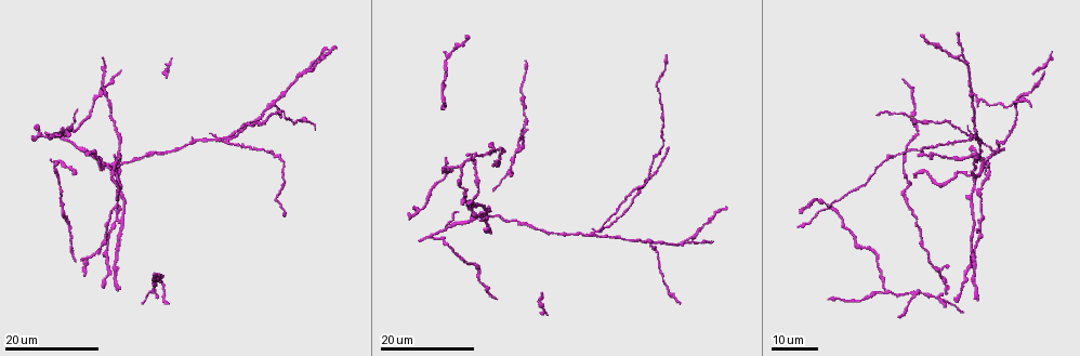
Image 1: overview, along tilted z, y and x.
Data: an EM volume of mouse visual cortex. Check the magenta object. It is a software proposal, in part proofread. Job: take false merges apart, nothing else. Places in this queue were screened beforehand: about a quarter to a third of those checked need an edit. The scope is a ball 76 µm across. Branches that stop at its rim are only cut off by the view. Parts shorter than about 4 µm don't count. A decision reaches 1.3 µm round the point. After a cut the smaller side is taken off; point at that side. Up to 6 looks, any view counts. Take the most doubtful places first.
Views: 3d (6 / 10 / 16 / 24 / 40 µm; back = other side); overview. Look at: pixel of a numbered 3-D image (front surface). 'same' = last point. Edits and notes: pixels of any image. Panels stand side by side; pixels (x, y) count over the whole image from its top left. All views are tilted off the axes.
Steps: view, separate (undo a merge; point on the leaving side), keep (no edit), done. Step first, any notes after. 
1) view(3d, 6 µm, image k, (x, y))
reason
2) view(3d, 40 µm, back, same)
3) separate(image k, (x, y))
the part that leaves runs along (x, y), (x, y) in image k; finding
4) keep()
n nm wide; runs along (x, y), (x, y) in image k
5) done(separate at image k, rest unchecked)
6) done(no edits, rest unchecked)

view(3d, 24 µm, image 1, (995, 151))
a fork

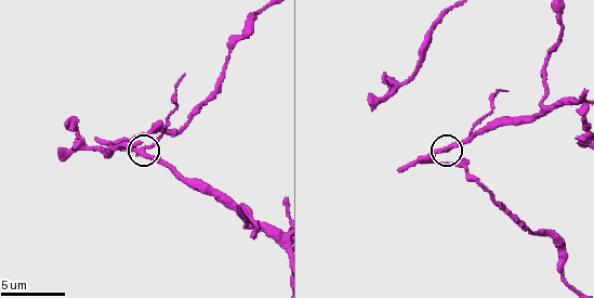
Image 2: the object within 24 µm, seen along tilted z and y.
view(3d, 10 µm, image 2, (141, 149))

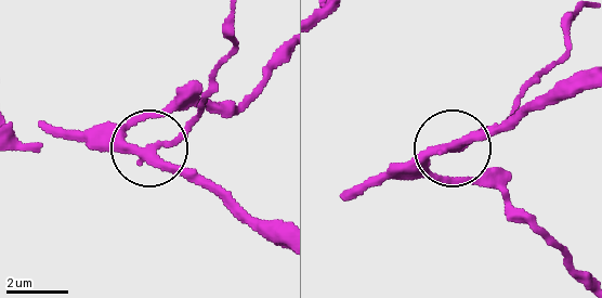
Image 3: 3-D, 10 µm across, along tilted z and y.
view(3d, 10 µm, back, image 3, (152, 146))

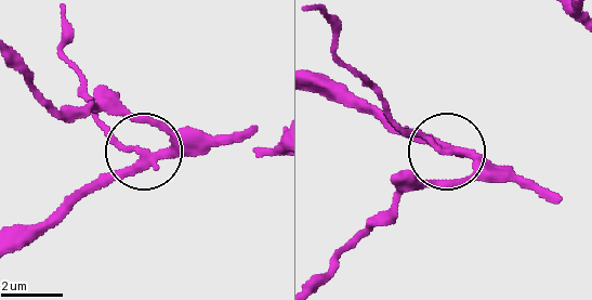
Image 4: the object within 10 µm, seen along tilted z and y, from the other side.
separate(image 4, (108, 138))
230 nm wide; the part that leaves runs along (140, 147), (114, 142), (96, 120), (60, 46), (64, 18) in image 4; a second neuron is stuck on

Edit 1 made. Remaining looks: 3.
view(3d, 24 µm, image 1, (975, 139))
looks like a crossing

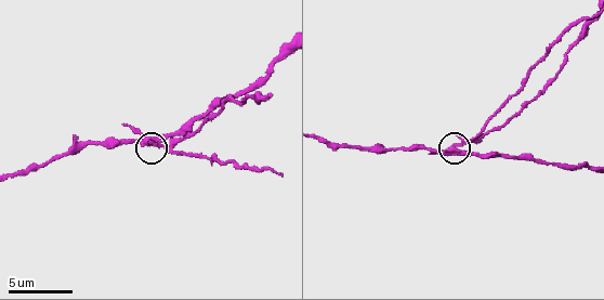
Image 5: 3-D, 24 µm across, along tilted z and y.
view(3d, 6 µm, image 5, (459, 146))
closer look

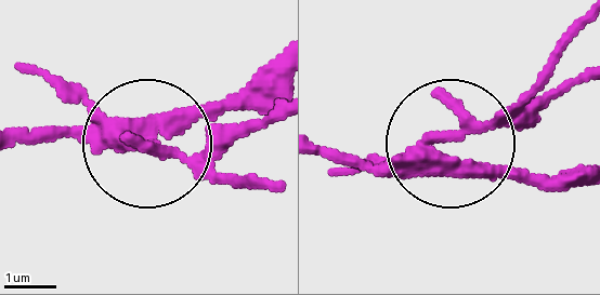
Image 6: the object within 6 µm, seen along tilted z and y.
separate(image 6, (52, 77))
280 nm wide; the part that leaves runs along (109, 129), (269, 180) in image 6; two neurons meet here

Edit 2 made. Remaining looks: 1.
done(separate at image 4, separate at image 6, rest unchecked)

